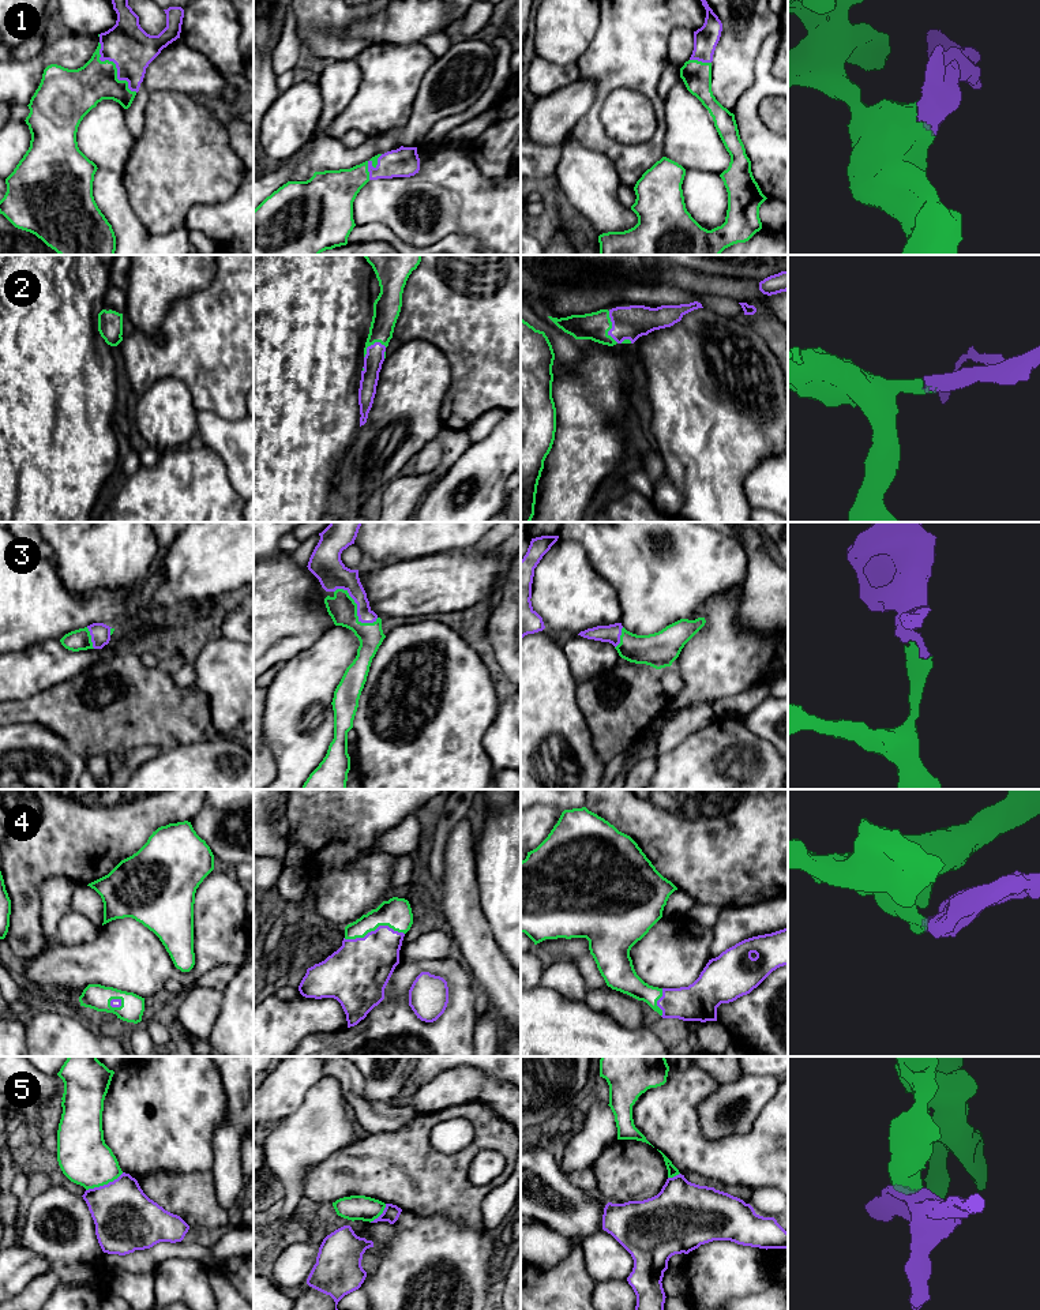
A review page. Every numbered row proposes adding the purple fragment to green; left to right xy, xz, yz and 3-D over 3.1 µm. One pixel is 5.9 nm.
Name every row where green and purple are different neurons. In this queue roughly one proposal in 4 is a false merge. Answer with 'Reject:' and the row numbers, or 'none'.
Reject: 5

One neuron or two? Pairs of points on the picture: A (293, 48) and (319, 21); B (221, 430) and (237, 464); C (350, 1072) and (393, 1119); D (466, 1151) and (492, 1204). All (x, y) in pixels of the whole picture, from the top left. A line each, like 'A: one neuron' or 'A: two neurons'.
A: two neurons
B: one neuron
C: one neuron
D: two neurons

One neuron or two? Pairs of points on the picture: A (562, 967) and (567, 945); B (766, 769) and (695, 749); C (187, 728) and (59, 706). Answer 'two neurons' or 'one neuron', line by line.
A: two neurons
B: one neuron
C: one neuron

